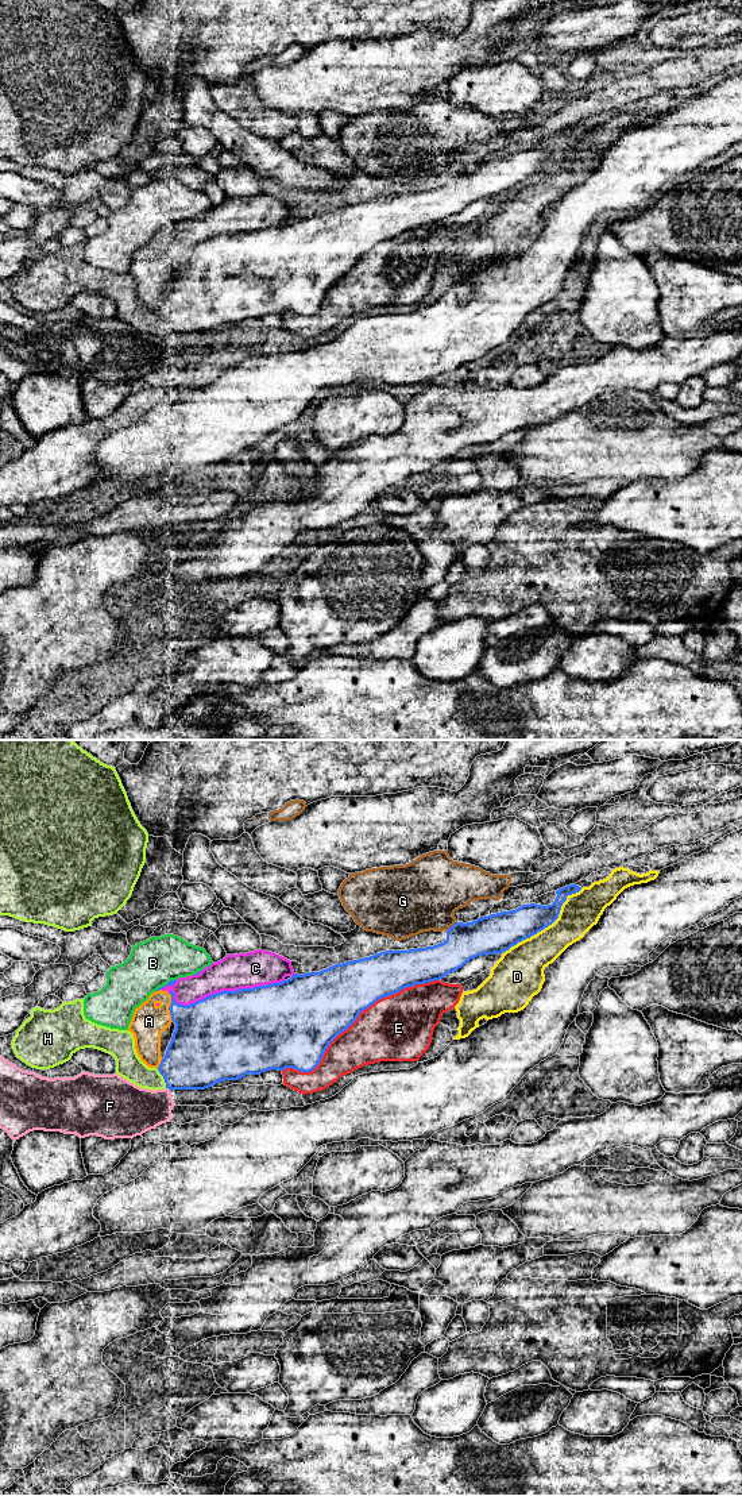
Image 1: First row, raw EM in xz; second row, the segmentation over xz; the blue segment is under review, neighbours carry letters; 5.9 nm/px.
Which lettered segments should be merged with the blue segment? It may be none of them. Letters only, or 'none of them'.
none of them

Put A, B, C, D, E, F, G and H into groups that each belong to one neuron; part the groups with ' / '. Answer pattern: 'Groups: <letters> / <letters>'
Groups: A C / B / D / E / F / G / H

